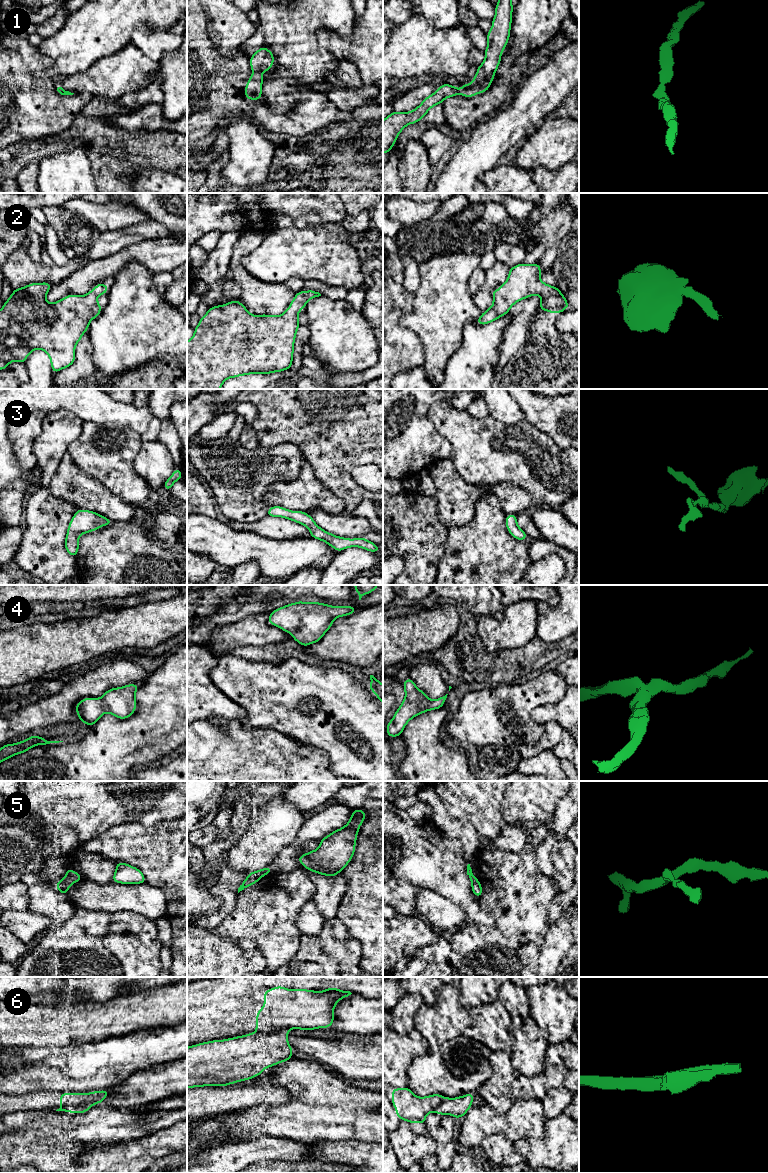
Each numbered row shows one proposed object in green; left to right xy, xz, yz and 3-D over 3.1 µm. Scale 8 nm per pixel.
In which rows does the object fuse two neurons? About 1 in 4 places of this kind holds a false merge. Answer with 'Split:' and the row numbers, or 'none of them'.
Split: 6

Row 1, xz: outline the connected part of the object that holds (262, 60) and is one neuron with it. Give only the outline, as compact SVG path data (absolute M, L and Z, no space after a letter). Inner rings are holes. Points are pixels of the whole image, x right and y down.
M262 46L250 57L250 67L252 69L252 76L248 79L246 88L244 90L245 97L249 100L262 99L262 72L268 71L273 67L274 55L273 53Z

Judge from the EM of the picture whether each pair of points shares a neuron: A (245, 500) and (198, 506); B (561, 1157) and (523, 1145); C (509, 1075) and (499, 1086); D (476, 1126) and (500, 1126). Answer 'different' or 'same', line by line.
A: different
B: same
C: same
D: same

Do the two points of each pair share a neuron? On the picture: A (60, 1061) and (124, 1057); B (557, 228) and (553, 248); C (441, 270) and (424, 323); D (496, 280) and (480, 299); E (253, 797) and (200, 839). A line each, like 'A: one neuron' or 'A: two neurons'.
A: one neuron
B: one neuron
C: one neuron
D: one neuron
E: two neurons

